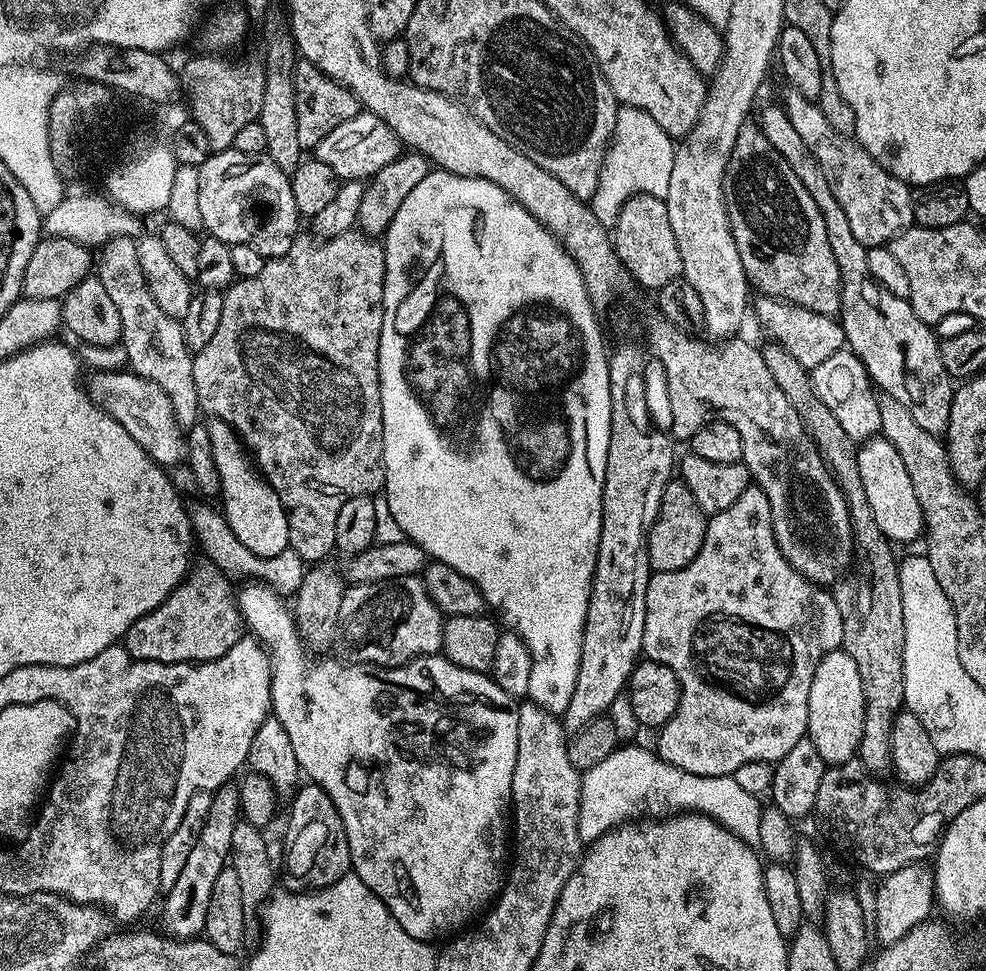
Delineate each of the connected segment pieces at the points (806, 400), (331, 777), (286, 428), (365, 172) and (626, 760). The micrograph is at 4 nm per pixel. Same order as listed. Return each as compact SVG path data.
M768 342L768 345L763 345L764 361L766 366L770 366L770 374L774 374L774 382L778 382L778 387L782 389L782 394L786 394L786 398L790 401L790 406L794 406L794 410L798 414L800 421L804 423L804 429L808 432L808 437L816 443L816 449L820 451L820 457L824 459L824 464L836 480L836 485L842 490L844 500L848 503L848 513L852 519L852 543L854 545L854 555L852 557L852 566L850 571L835 585L834 595L838 602L838 614L842 614L842 638L844 639L842 651L850 654L850 658L854 658L854 662L858 665L858 675L862 678L862 694L864 695L864 725L862 726L862 742L860 743L860 750L858 753L859 760L864 763L864 770L869 774L884 774L880 772L888 772L892 766L892 754L890 752L890 730L894 718L904 708L904 615L902 614L902 586L900 585L900 566L898 563L898 556L892 553L894 549L893 541L882 534L882 530L878 530L878 526L874 522L874 514L870 510L870 502L866 502L866 490L862 486L862 474L858 474L858 454L856 453L858 444L857 441L850 438L850 434L846 434L846 430L842 430L838 418L834 418L834 414L830 414L830 409L826 407L826 402L822 402L822 398L818 398L818 394L814 394L814 386L812 385L812 378L809 369L802 367L798 362L794 362L794 358L790 358L790 354L786 354L786 350L781 344L775 342Z
M248 582L243 586L245 588L239 589L238 592L240 619L247 627L248 624L252 627L249 628L251 635L264 645L272 667L271 715L278 722L282 722L282 726L286 729L286 735L294 746L294 758L298 758L301 773L311 783L326 790L326 794L330 794L330 802L334 802L342 818L342 826L346 830L346 842L352 855L351 867L356 876L362 878L368 889L387 906L398 926L406 930L406 934L432 942L435 941L436 935L444 936L447 932L459 933L465 926L471 925L495 901L506 879L506 861L510 856L510 805L514 762L518 758L517 701L510 694L506 694L506 690L502 690L502 686L498 686L491 675L454 666L454 662L450 662L442 654L420 656L417 660L411 660L409 664L398 665L397 668L350 664L340 658L324 660L328 658L310 654L309 649L305 648L304 641L300 639L300 631L296 628L293 609L289 605L288 608L284 605L287 604L285 597L261 582Z
M359 230L343 232L316 242L320 244L312 244L313 237L308 236L297 235L290 250L286 250L286 254L265 259L262 271L254 274L254 278L237 279L223 293L222 316L219 319L218 330L206 346L193 355L192 365L194 387L198 389L201 413L205 417L226 422L236 431L256 467L259 468L260 475L267 480L274 494L278 494L286 510L288 546L293 548L305 562L324 562L329 559L328 555L336 552L334 526L338 523L338 510L342 510L342 506L346 506L350 498L372 496L384 487L384 431L378 374L378 346L384 317L386 262L383 243L379 239L364 235Z
M363 110L354 118L350 118L350 122L342 122L342 126L330 130L330 134L326 134L326 138L322 138L322 142L318 142L314 150L315 159L330 166L330 170L334 170L334 174L341 181L367 181L374 174L378 174L382 166L394 162L394 158L401 154L400 139L390 130L390 126L386 126L386 122L382 122L382 118L372 112Z
M628 742L617 746L610 758L598 762L598 766L590 766L590 770L581 775L578 834L585 845L591 846L612 828L637 818L667 818L673 814L688 813L709 816L742 838L742 842L759 845L763 814L759 795L742 790L733 775L690 774L661 760L651 747L639 748L638 745L636 742Z

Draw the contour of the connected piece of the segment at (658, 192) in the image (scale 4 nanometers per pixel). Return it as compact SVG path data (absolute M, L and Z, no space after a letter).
M620 106L616 109L616 125L608 152L604 155L602 174L598 178L598 190L594 190L590 207L594 218L609 230L615 229L618 214L634 196L653 196L664 201L670 187L670 174L674 170L676 144L650 114L644 110Z

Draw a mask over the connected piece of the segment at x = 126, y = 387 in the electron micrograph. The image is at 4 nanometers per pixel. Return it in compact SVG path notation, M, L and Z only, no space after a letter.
M96 370L91 375L86 380L88 396L103 412L110 414L110 418L114 418L114 422L118 422L118 426L122 426L122 430L126 430L126 434L130 434L130 438L134 438L134 442L142 446L142 450L146 450L155 464L171 470L187 461L188 442L185 429L174 418L174 406L170 406L170 398L163 390L131 370Z

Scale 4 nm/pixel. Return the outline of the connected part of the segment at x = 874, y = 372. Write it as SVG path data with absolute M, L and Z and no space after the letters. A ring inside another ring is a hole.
M776 103L770 105L769 108L762 109L758 127L766 134L772 151L776 153L777 157L790 162L790 170L794 170L794 174L798 174L798 182L802 182L802 186L806 186L806 194L810 194L810 198L814 198L814 206L818 206L818 210L826 222L826 238L830 238L830 250L834 254L834 262L838 262L840 293L842 294L838 319L844 331L845 345L851 348L852 353L866 366L868 377L872 380L873 385L884 396L892 396L898 402L902 402L902 406L906 406L906 410L910 410L910 418L914 418L914 422L918 422L918 426L922 426L922 430L933 434L947 433L954 381L949 376L946 366L942 366L940 340L933 325L922 322L922 318L918 318L918 314L914 314L914 310L907 300L890 294L890 290L886 290L872 277L866 266L868 249L862 242L858 242L858 238L854 238L854 234L850 230L850 222L847 220L842 206L838 206L838 198L834 198L834 190L830 190L830 182L826 182L826 174L822 174L822 166L818 166L818 158L814 158L814 154L810 154L810 150L806 150L806 142L802 142L802 137L794 130L783 107Z

